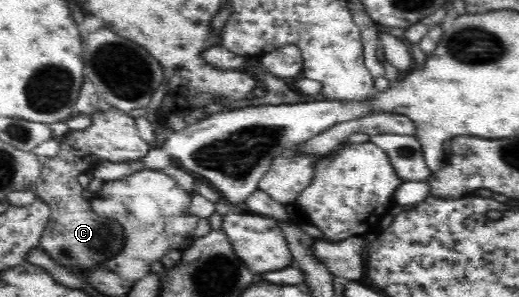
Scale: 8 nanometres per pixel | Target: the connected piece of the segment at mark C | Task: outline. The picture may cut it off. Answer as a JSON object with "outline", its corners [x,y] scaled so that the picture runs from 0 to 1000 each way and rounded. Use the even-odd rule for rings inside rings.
{"outline":[[[197,360],[173,394],[175,421],[171,428],[160,438],[135,438],[121,468],[114,471],[118,502],[114,502],[106,529],[81,532],[83,569],[62,633],[69,660],[91,684],[98,710],[94,744],[75,811],[75,835],[91,848],[98,872],[112,889],[133,902],[148,923],[168,919],[171,906],[195,899],[202,879],[222,865],[237,838],[241,815],[237,761],[218,737],[206,741],[185,724],[175,700],[173,670],[156,660],[162,633],[152,620],[148,596],[156,582],[175,579],[175,569],[195,539],[233,545],[249,535],[268,535],[268,529],[279,529],[297,495],[291,481],[281,481],[272,468],[270,444],[260,418],[260,397],[249,394],[245,380],[229,367],[220,364],[208,374],[204,360]]]}

